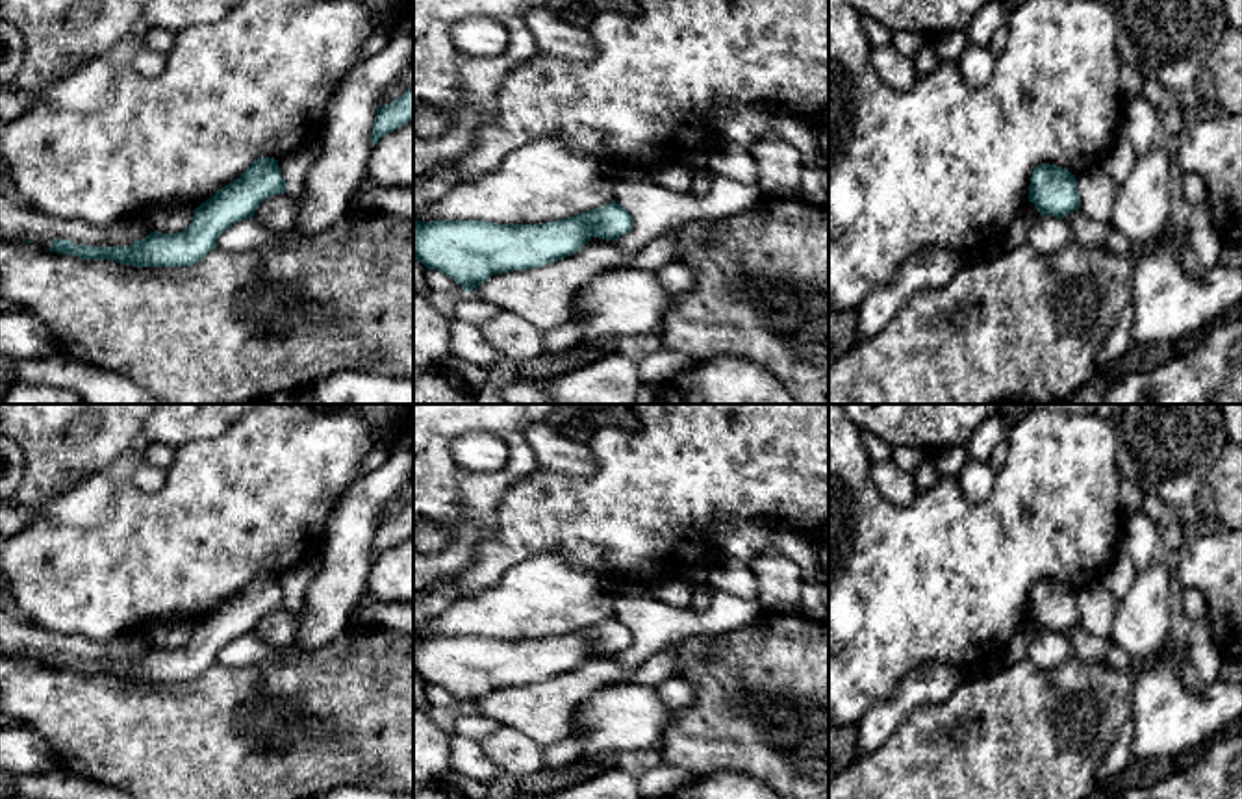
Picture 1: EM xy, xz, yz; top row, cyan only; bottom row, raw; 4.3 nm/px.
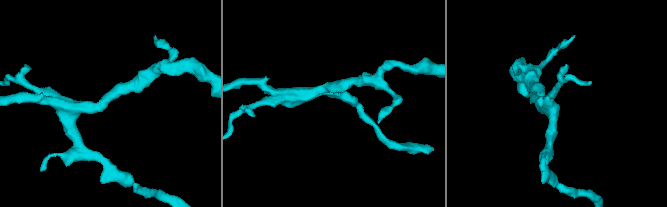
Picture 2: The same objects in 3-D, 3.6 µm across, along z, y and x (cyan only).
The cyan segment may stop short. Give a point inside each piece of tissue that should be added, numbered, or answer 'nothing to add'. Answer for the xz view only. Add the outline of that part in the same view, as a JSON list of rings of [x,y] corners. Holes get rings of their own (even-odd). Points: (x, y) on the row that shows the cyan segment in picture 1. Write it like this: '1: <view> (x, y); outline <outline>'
nothing to add

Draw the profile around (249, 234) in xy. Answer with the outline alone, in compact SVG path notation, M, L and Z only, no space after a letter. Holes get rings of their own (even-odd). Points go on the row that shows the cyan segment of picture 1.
M250 217L228 226L217 237L217 248L230 252L247 252L278 241L300 241L304 237L308 235L298 232L291 232L287 235L274 234L267 226L263 226L258 219Z

